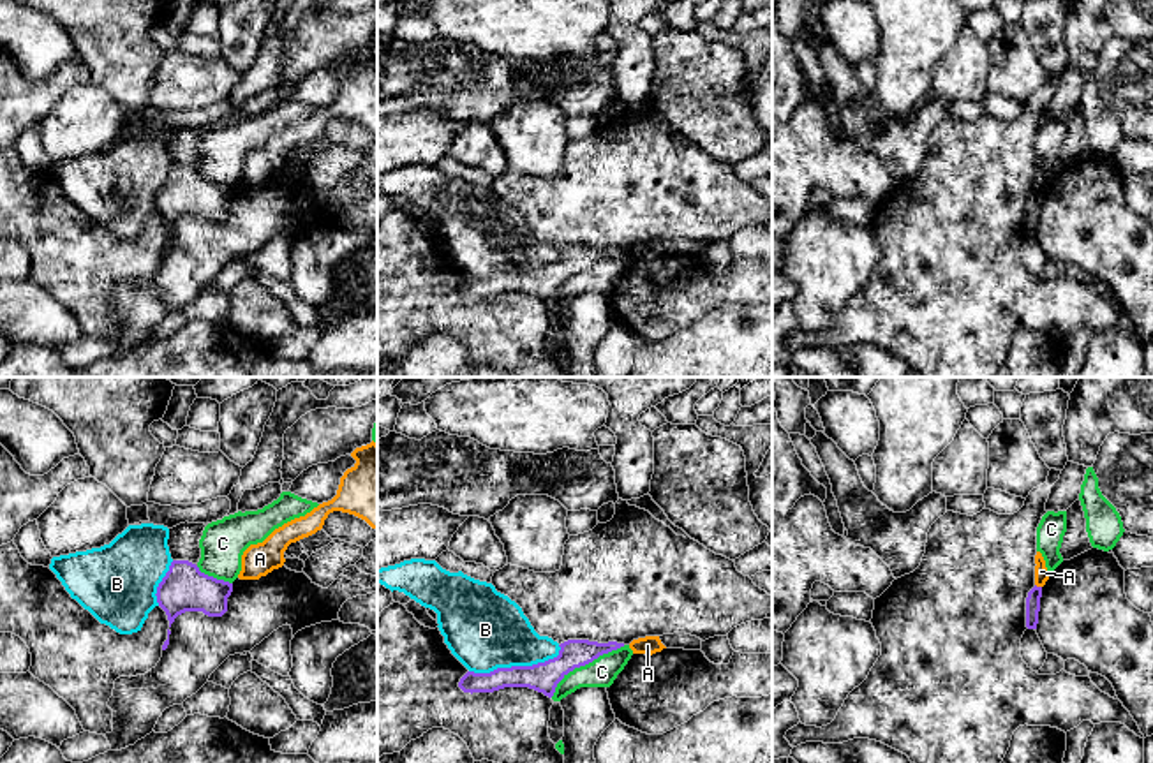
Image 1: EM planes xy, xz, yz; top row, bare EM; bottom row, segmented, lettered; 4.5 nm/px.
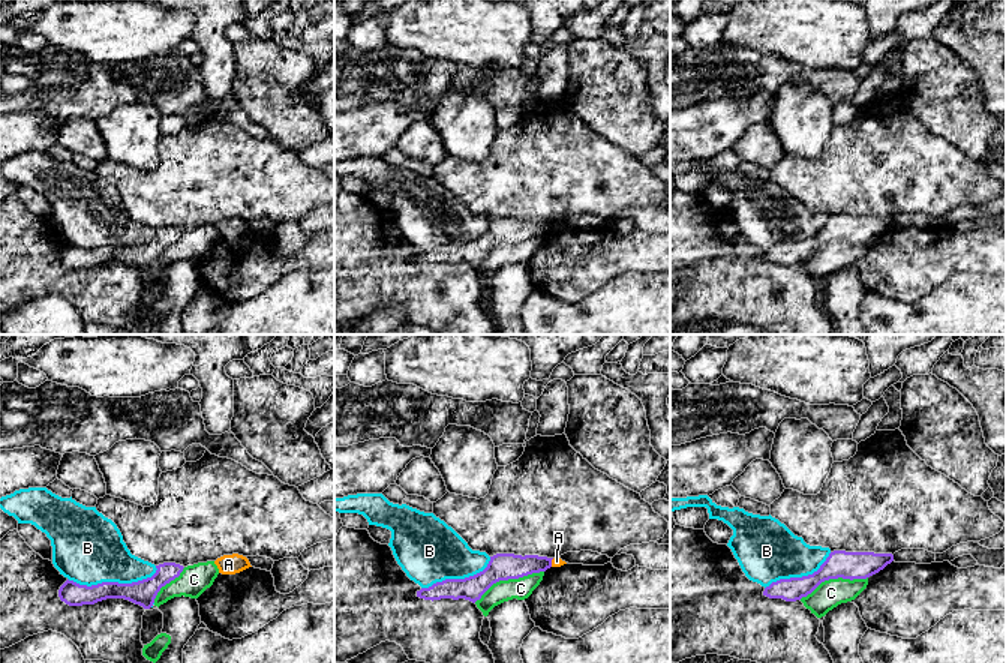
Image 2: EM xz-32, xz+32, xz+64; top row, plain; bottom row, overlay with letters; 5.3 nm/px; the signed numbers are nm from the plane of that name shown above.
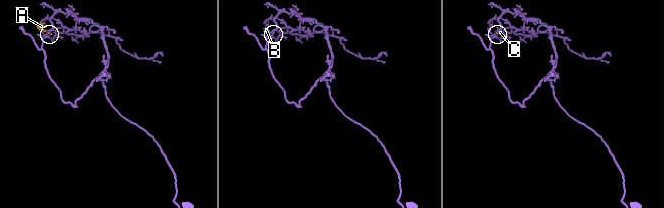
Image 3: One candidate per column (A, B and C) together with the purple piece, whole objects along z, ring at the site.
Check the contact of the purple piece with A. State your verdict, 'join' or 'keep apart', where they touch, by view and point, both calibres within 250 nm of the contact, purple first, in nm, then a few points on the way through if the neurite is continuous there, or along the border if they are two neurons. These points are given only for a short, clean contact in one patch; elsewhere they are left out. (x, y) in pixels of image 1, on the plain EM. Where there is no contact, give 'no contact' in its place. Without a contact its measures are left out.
keep apart; meets purple in yz at (1039, 192); 60 nm thick on the purple side, 60 nm on the other; border along yz (1035, 189), (1041, 192)

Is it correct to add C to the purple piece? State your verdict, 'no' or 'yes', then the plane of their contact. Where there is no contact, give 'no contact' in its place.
no | xz

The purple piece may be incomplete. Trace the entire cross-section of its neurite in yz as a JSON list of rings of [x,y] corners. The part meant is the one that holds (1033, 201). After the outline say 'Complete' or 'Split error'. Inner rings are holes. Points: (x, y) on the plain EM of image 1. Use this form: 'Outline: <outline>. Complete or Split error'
Outline: [[[1033,192],[1026,203],[1026,233],[1037,234],[1040,217],[1042,192]]]. Complete

